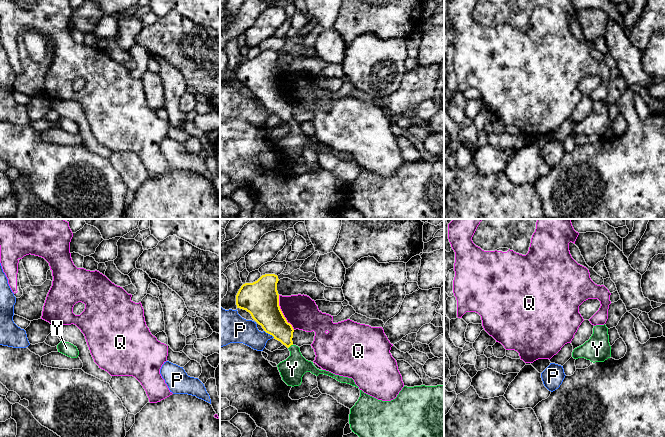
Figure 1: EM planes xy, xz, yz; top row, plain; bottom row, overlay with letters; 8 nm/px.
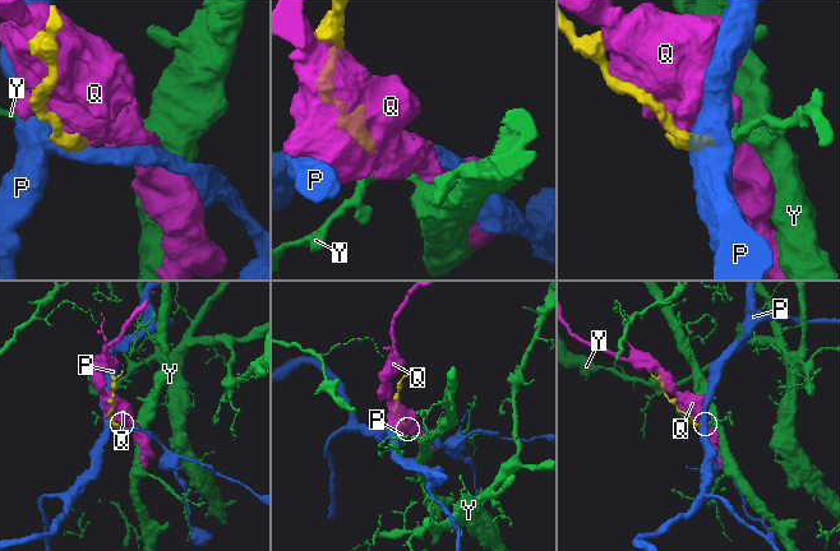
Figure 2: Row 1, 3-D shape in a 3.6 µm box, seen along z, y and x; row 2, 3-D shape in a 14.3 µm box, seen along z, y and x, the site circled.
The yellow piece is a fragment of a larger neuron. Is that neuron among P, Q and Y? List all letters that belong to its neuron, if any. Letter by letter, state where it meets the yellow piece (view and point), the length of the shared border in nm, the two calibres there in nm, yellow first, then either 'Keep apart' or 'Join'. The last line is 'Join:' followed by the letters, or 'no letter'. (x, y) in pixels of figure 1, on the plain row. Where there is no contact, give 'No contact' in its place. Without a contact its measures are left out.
P: Touches yellow at xz (269, 109). Shared border 110 nm. Thickness 260 nm (yellow) against 200 nm. Keep apart
Q: Touches yellow at xz (281, 88). Shared border 300 nm. Thickness 280 nm (yellow) against 260 nm. Keep apart
Y: Touches yellow at xz (290, 121). Shared border 50 nm. Thickness 200 nm (yellow) against 200 nm. Join
Join: Y

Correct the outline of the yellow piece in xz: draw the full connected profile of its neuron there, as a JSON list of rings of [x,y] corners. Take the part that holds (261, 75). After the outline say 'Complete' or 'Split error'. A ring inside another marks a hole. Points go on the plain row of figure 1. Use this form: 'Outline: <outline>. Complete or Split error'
Outline: [[[265,50],[253,59],[243,60],[236,71],[236,81],[237,84],[249,88],[266,109],[289,125],[290,132],[277,141],[282,156],[288,162],[299,162],[302,159],[303,151],[311,148],[316,152],[328,151],[341,159],[359,164],[352,154],[319,146],[313,141],[313,138],[302,132],[300,124],[292,117],[294,105],[287,98],[279,82],[278,57],[277,51]]]. Split error

